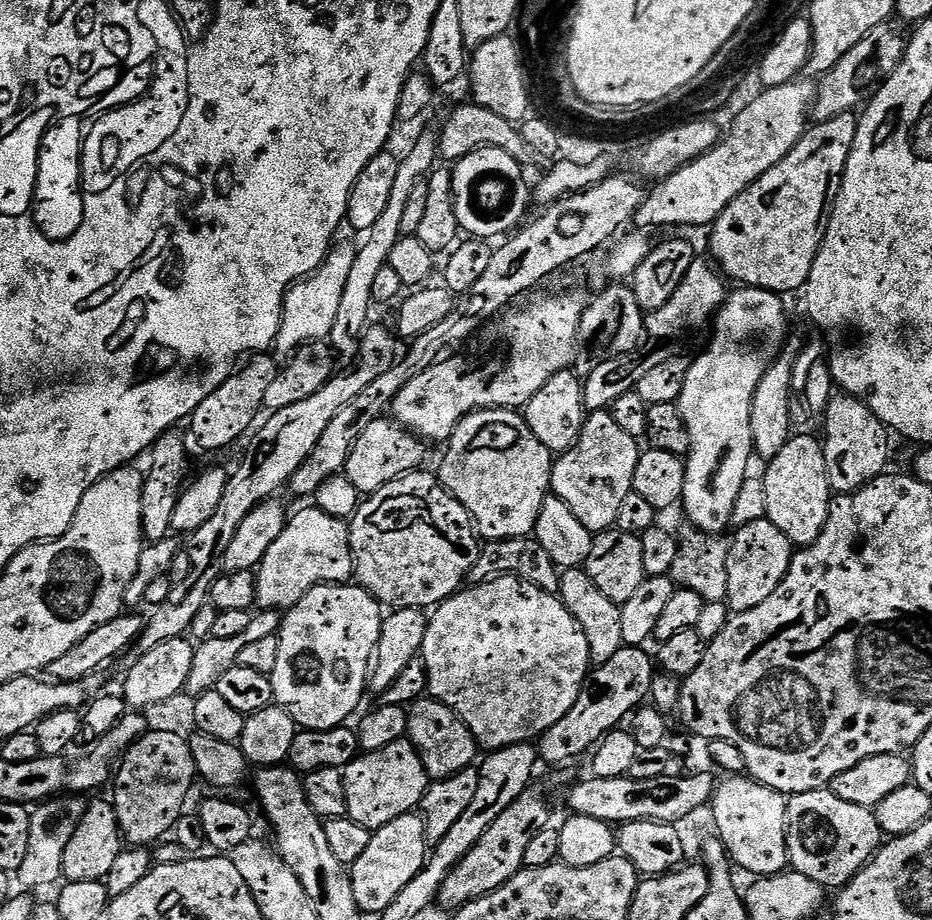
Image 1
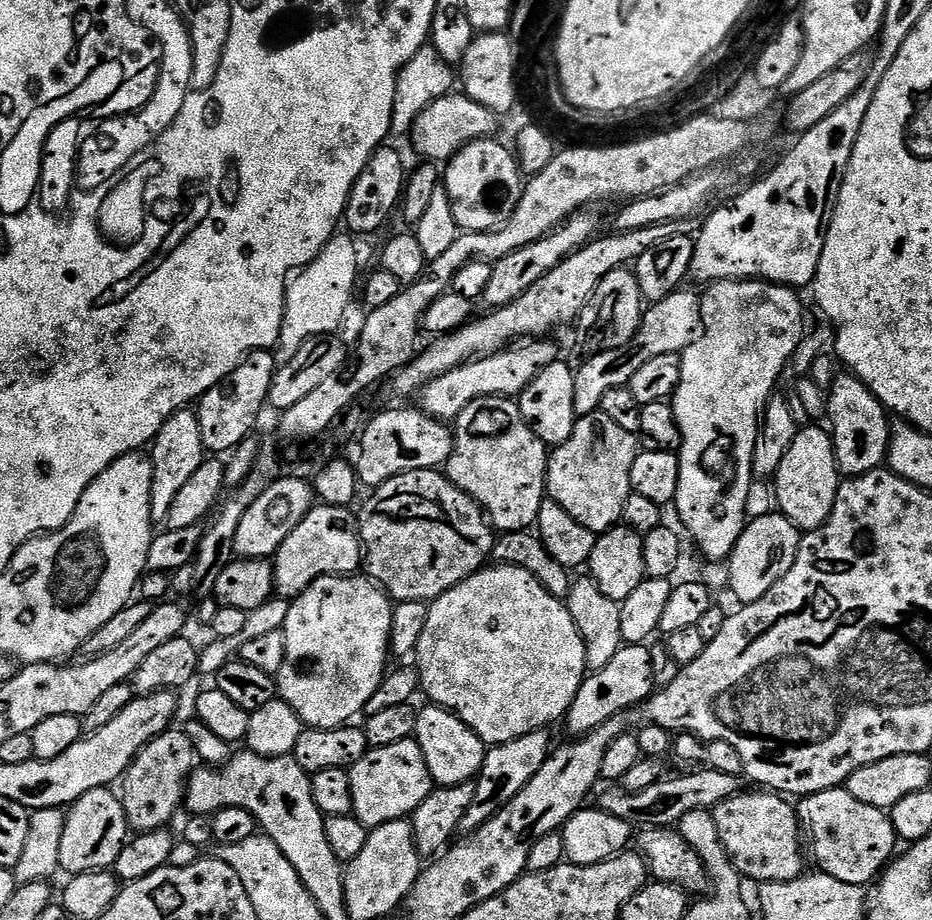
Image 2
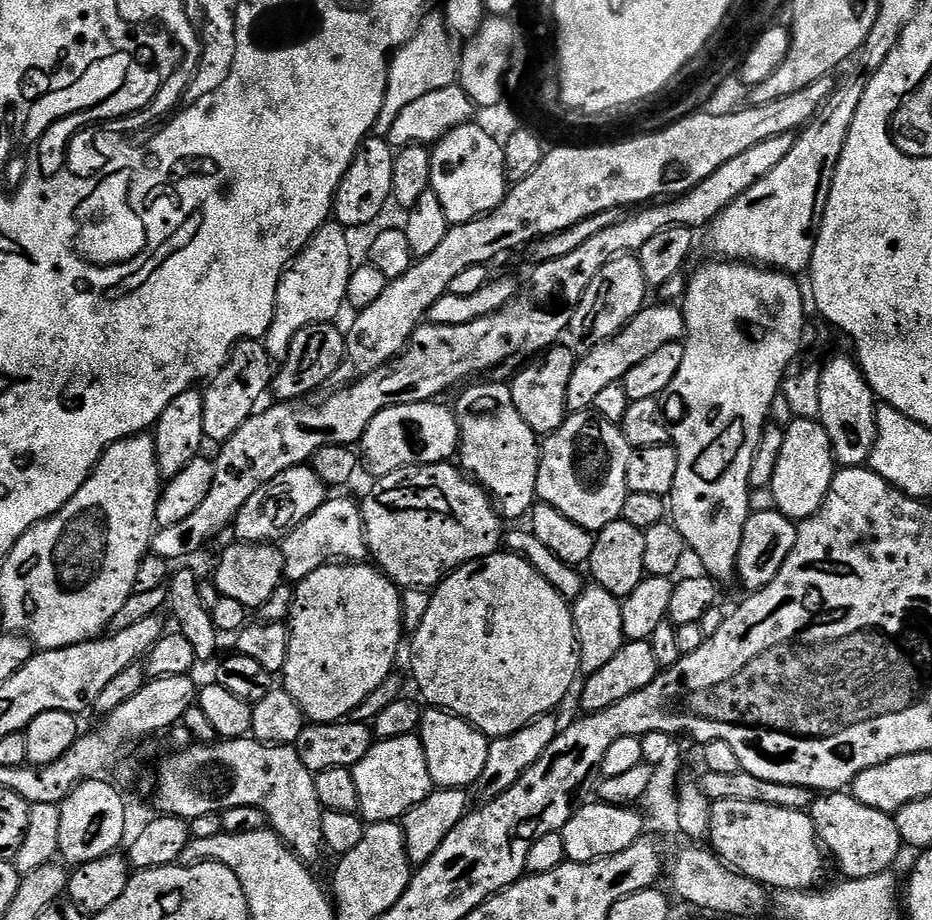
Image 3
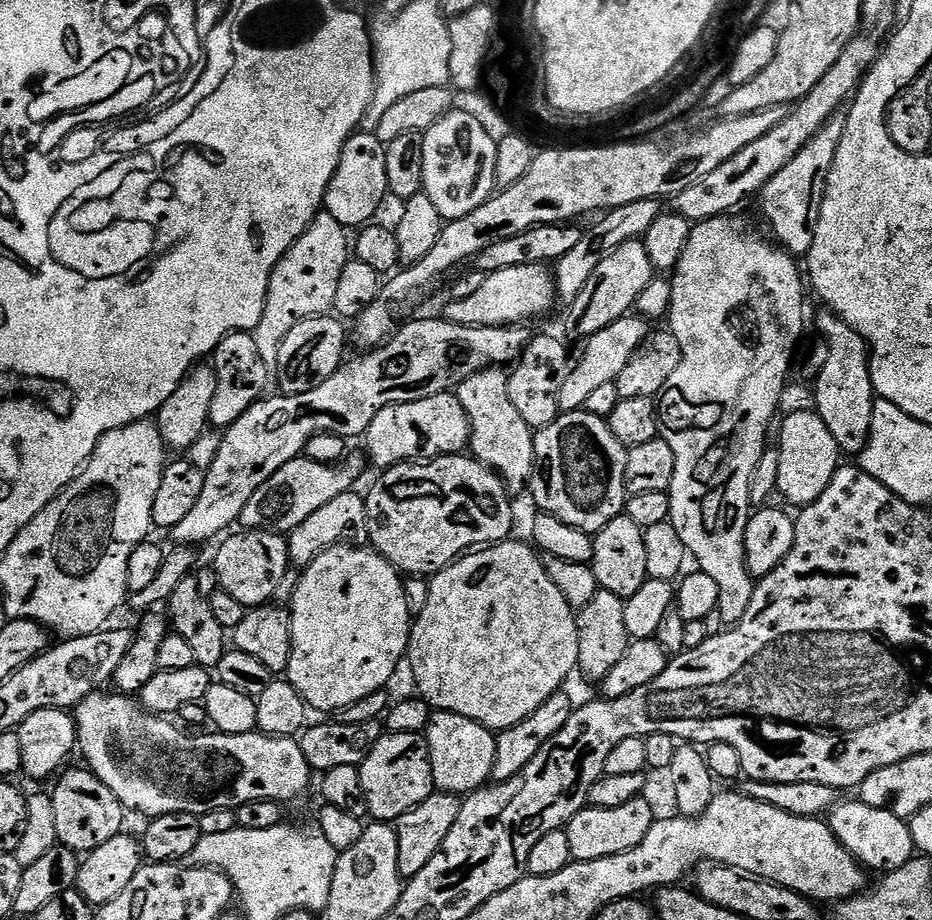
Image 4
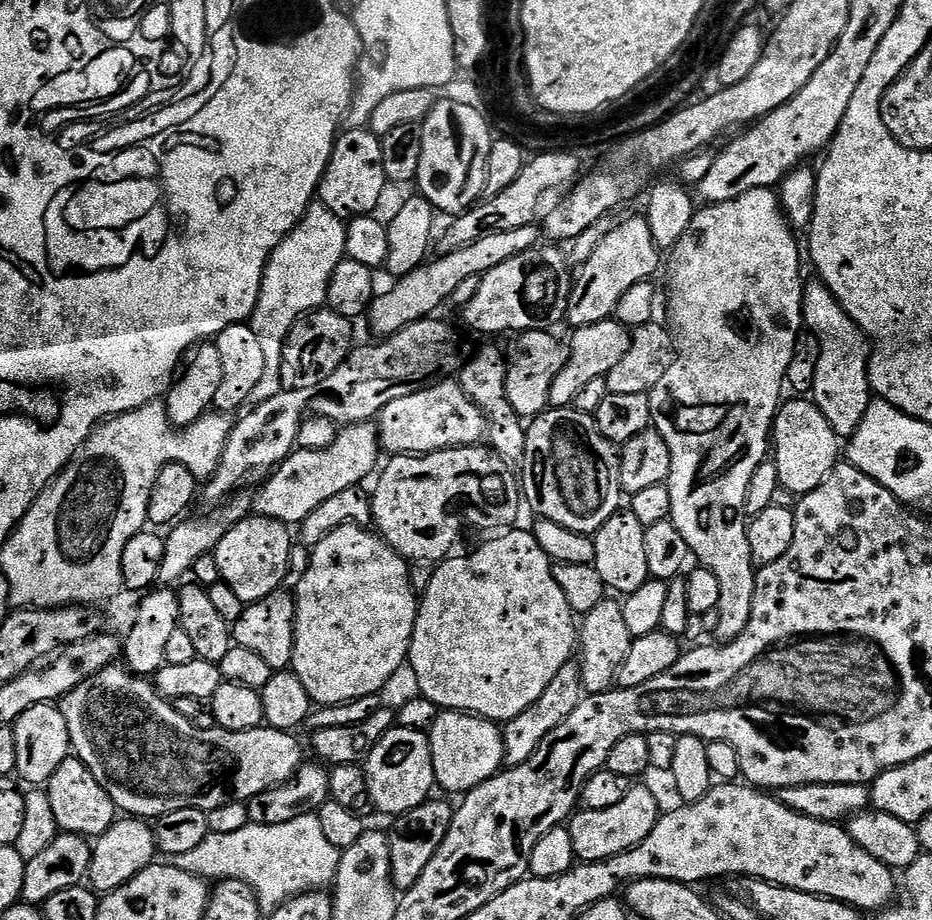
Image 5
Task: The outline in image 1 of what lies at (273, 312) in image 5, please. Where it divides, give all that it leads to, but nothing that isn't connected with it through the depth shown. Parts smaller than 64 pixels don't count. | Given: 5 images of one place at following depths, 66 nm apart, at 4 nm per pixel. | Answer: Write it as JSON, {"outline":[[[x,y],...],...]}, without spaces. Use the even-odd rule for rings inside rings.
{"outline":[[[333,243],[328,257],[322,262],[318,271],[303,280],[297,280],[284,296],[284,316],[280,319],[280,329],[276,335],[274,356],[277,361],[287,361],[288,357],[303,344],[314,340],[327,341],[334,330],[334,318],[342,306],[342,294],[346,282],[350,282],[350,269],[354,267],[357,245]]]}

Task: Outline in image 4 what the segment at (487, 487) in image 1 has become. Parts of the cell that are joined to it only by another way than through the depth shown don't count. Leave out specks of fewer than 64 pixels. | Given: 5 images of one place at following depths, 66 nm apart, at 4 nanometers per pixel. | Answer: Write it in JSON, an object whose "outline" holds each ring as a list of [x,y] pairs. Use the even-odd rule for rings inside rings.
{"outline":[[[503,367],[483,368],[478,374],[466,378],[454,395],[462,402],[468,421],[472,427],[470,441],[471,455],[482,461],[488,468],[493,468],[500,479],[509,486],[527,485],[536,466],[534,458],[534,430],[523,420],[522,414],[510,402],[509,373]]]}

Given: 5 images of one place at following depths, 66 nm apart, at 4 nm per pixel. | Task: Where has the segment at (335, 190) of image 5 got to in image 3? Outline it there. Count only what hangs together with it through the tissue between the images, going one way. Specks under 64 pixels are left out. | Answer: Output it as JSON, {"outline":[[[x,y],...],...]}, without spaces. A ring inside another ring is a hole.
{"outline":[[[375,134],[360,143],[356,157],[350,162],[350,170],[342,178],[336,191],[334,201],[334,220],[343,228],[355,230],[372,224],[384,212],[384,207],[392,200],[392,183],[394,182],[394,162],[396,152],[387,139]]]}

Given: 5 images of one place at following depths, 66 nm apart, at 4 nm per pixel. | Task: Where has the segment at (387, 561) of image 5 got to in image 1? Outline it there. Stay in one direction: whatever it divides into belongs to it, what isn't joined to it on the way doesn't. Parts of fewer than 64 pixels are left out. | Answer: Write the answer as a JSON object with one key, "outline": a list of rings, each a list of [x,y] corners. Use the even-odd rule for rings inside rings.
{"outline":[[[359,583],[319,584],[307,592],[294,607],[287,609],[281,622],[278,666],[272,671],[274,701],[285,708],[301,729],[330,730],[349,723],[356,707],[370,688],[370,669],[386,617],[385,609]]]}

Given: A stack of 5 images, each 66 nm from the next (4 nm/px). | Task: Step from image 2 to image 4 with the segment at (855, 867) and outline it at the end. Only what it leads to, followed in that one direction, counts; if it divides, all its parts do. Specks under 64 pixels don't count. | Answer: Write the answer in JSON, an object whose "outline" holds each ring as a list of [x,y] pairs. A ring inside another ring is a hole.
{"outline":[[[858,798],[852,800],[841,799],[827,813],[828,829],[838,838],[838,842],[855,858],[865,869],[873,868],[876,874],[893,872],[898,866],[906,866],[910,862],[916,847],[914,838],[908,829],[908,821],[898,818],[890,810],[878,810],[874,806],[866,806]]]}

